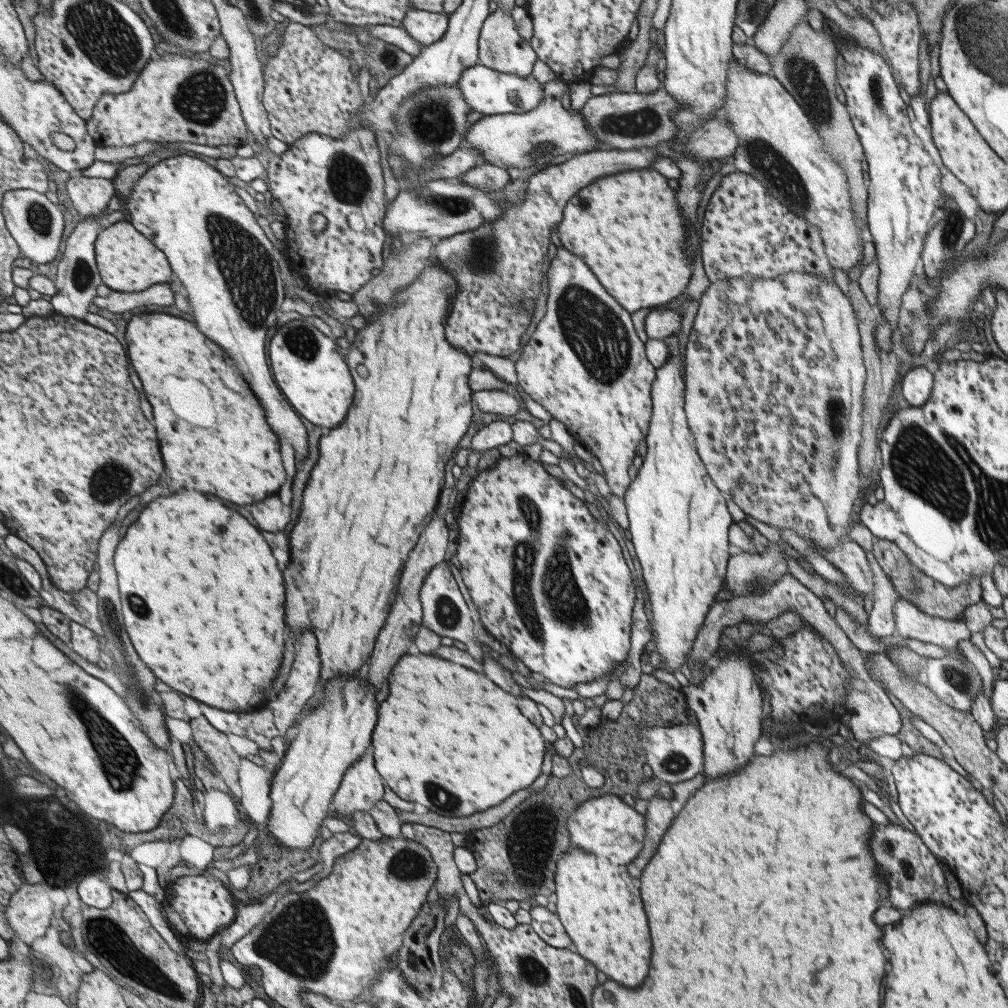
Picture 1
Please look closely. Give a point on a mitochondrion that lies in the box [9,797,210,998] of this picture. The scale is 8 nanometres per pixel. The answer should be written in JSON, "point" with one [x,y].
{"point":[51,866]}

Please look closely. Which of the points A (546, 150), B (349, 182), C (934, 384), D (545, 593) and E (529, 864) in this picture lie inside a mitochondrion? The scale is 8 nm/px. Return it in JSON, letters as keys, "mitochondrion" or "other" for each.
{"A":"mitochondrion","B":"mitochondrion","C":"other","D":"mitochondrion","E":"mitochondrion"}

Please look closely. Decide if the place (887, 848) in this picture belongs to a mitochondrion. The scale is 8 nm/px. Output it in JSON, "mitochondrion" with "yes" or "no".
{"mitochondrion":"yes"}

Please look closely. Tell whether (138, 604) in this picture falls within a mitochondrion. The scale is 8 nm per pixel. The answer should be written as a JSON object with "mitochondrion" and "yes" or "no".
{"mitochondrion":"yes"}

